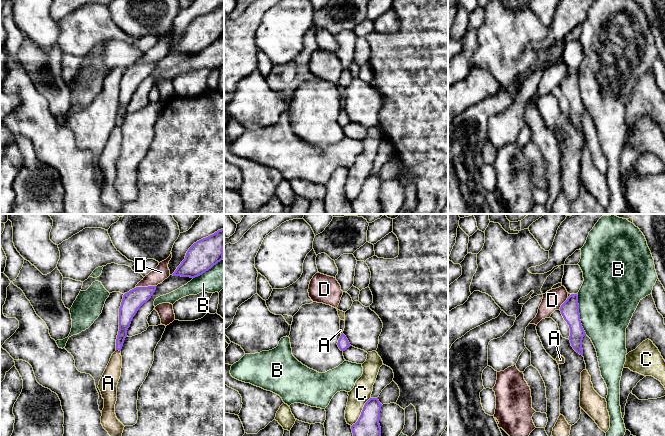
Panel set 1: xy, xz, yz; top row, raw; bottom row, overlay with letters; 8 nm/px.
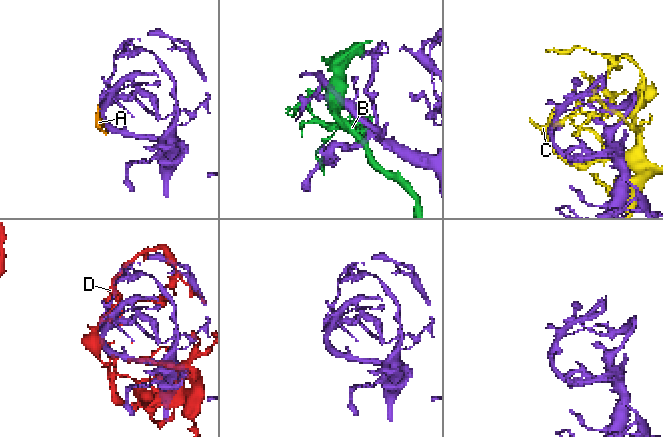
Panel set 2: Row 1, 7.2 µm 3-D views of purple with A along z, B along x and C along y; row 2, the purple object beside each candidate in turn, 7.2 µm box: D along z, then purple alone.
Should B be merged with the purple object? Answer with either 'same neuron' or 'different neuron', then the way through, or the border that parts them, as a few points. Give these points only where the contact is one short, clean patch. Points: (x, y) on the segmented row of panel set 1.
different neuron

